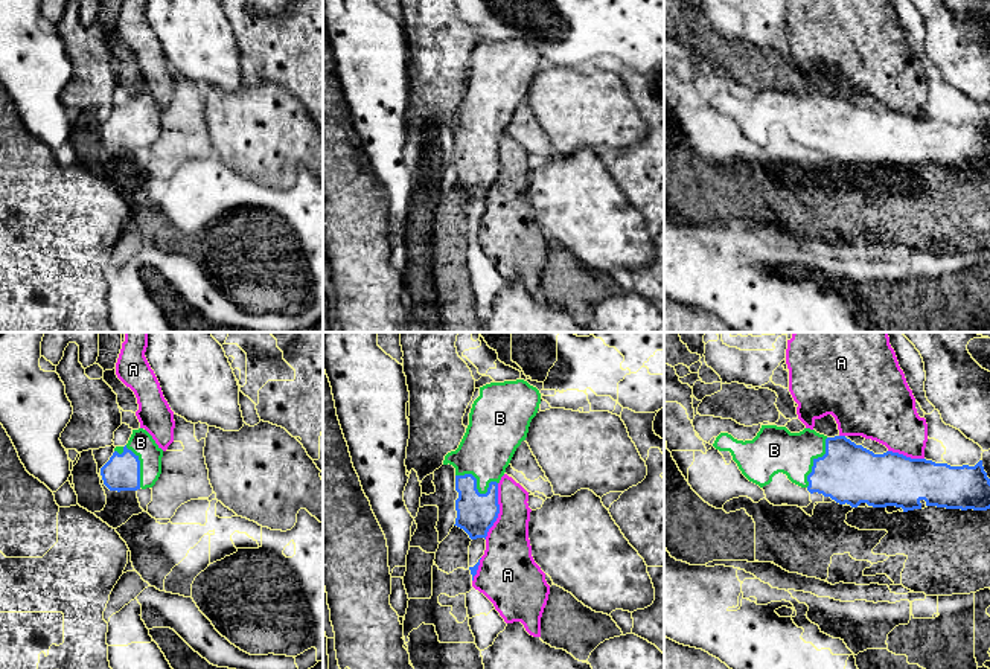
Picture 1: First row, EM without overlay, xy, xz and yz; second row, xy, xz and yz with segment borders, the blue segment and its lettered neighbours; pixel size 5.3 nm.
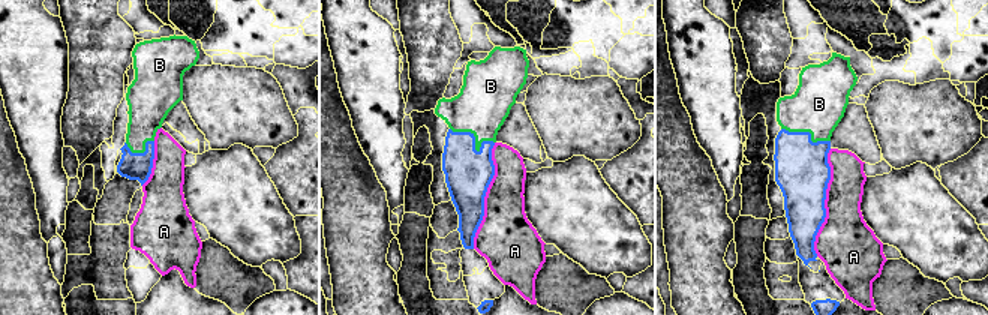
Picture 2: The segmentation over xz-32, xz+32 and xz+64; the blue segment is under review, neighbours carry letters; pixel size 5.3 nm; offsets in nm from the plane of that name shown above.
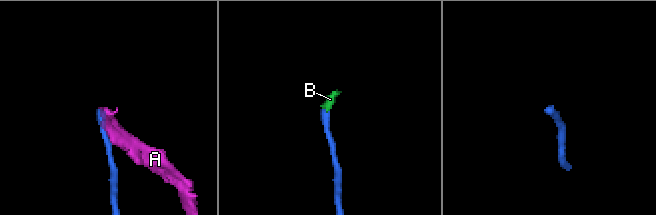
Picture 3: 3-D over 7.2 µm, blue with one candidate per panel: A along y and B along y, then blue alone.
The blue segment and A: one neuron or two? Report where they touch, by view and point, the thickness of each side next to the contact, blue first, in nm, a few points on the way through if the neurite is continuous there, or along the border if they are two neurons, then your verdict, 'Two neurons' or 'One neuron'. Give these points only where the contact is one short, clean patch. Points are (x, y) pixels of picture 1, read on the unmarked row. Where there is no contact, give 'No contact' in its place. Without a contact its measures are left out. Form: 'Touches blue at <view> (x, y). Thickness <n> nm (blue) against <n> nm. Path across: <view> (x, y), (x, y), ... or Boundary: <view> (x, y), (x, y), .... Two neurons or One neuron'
Touches blue at xz (498, 169). Thickness 200 nm (blue) against 260 nm. Two neurons

